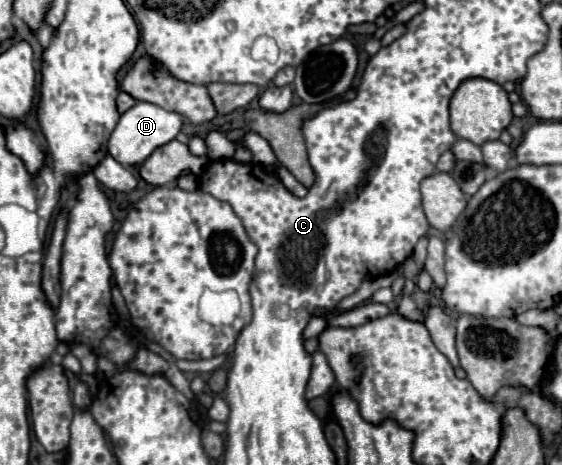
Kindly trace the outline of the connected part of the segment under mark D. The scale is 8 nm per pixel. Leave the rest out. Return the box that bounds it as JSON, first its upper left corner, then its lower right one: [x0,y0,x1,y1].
[108,101,184,167]

